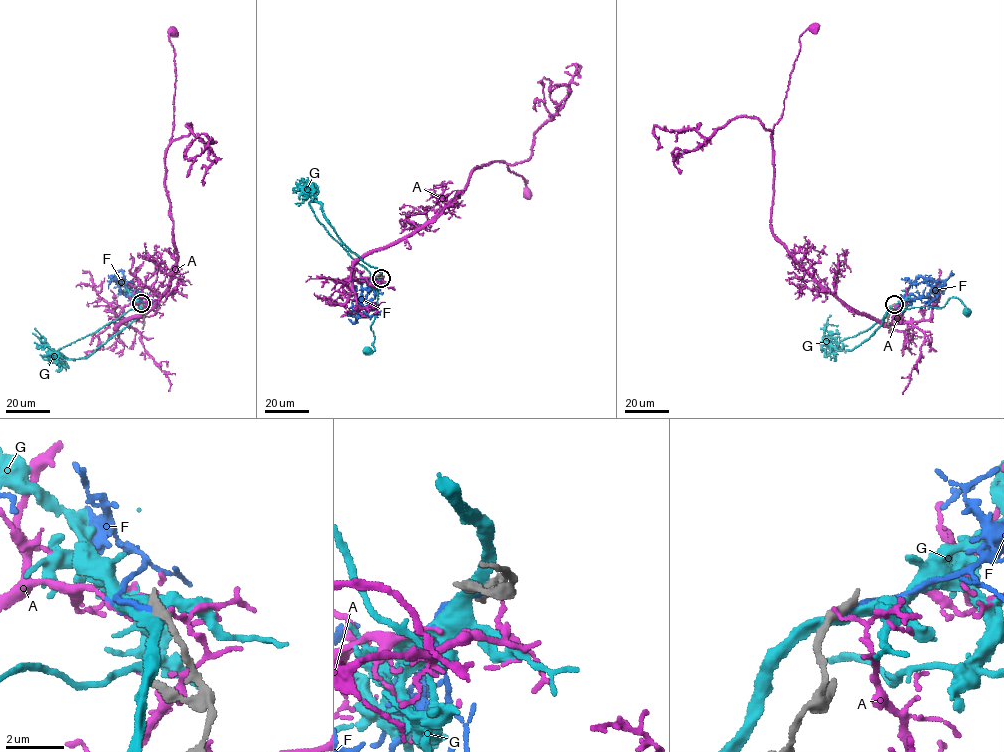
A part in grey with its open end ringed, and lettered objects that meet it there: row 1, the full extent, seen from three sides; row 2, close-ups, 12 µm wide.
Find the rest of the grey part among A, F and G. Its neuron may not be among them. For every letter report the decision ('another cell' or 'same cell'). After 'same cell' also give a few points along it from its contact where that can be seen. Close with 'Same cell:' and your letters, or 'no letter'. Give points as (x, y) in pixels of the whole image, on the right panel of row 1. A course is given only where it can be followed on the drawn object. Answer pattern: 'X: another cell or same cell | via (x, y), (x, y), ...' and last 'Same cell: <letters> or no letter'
A: another cell
F: another cell
G: another cell
Same cell: no letter

